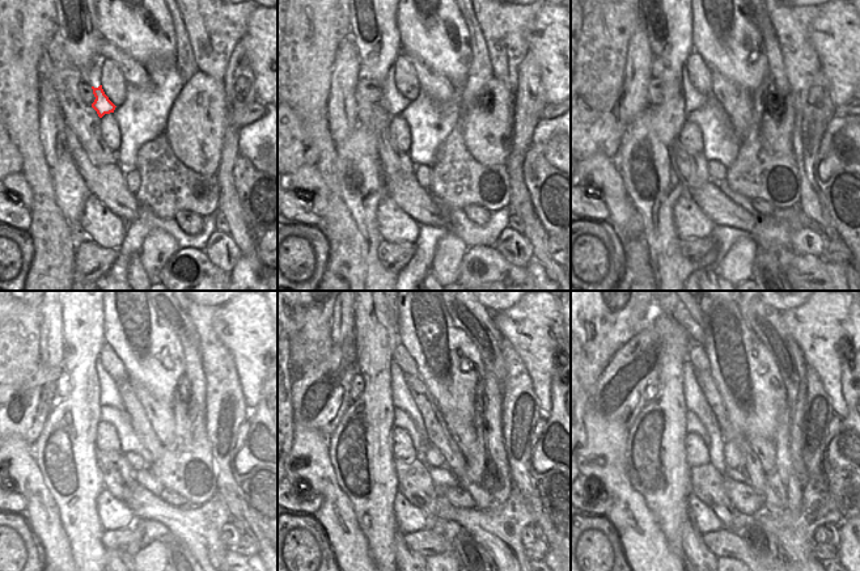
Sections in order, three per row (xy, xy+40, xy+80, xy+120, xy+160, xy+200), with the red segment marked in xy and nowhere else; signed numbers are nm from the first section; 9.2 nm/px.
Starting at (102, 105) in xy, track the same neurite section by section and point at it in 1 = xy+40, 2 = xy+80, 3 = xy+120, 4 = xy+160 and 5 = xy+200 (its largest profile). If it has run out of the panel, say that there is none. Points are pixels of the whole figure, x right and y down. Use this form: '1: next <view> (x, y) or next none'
1: next xy+40 (393, 101)
2: next xy+80 (694, 100)
3: next xy+120 (110, 396)
4: next xy+160 (401, 397)
5: next xy+200 (695, 401)

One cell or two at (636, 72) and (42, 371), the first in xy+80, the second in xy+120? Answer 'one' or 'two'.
two

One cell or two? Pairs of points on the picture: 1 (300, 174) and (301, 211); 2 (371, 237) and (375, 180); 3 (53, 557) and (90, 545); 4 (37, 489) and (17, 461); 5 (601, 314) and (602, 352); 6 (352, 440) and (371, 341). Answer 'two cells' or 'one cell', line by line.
1: two cells
2: one cell
3: two cells
4: one cell
5: one cell
6: one cell

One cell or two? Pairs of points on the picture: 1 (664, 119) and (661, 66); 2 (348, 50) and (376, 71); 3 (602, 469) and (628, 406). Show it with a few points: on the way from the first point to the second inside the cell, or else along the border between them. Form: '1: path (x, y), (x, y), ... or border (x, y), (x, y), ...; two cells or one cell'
1: path (672, 106), (672, 79); one cell
2: border (350, 32), (358, 50), (359, 79); two cells
3: border (594, 407), (605, 417), (618, 419), (628, 427); two cells

